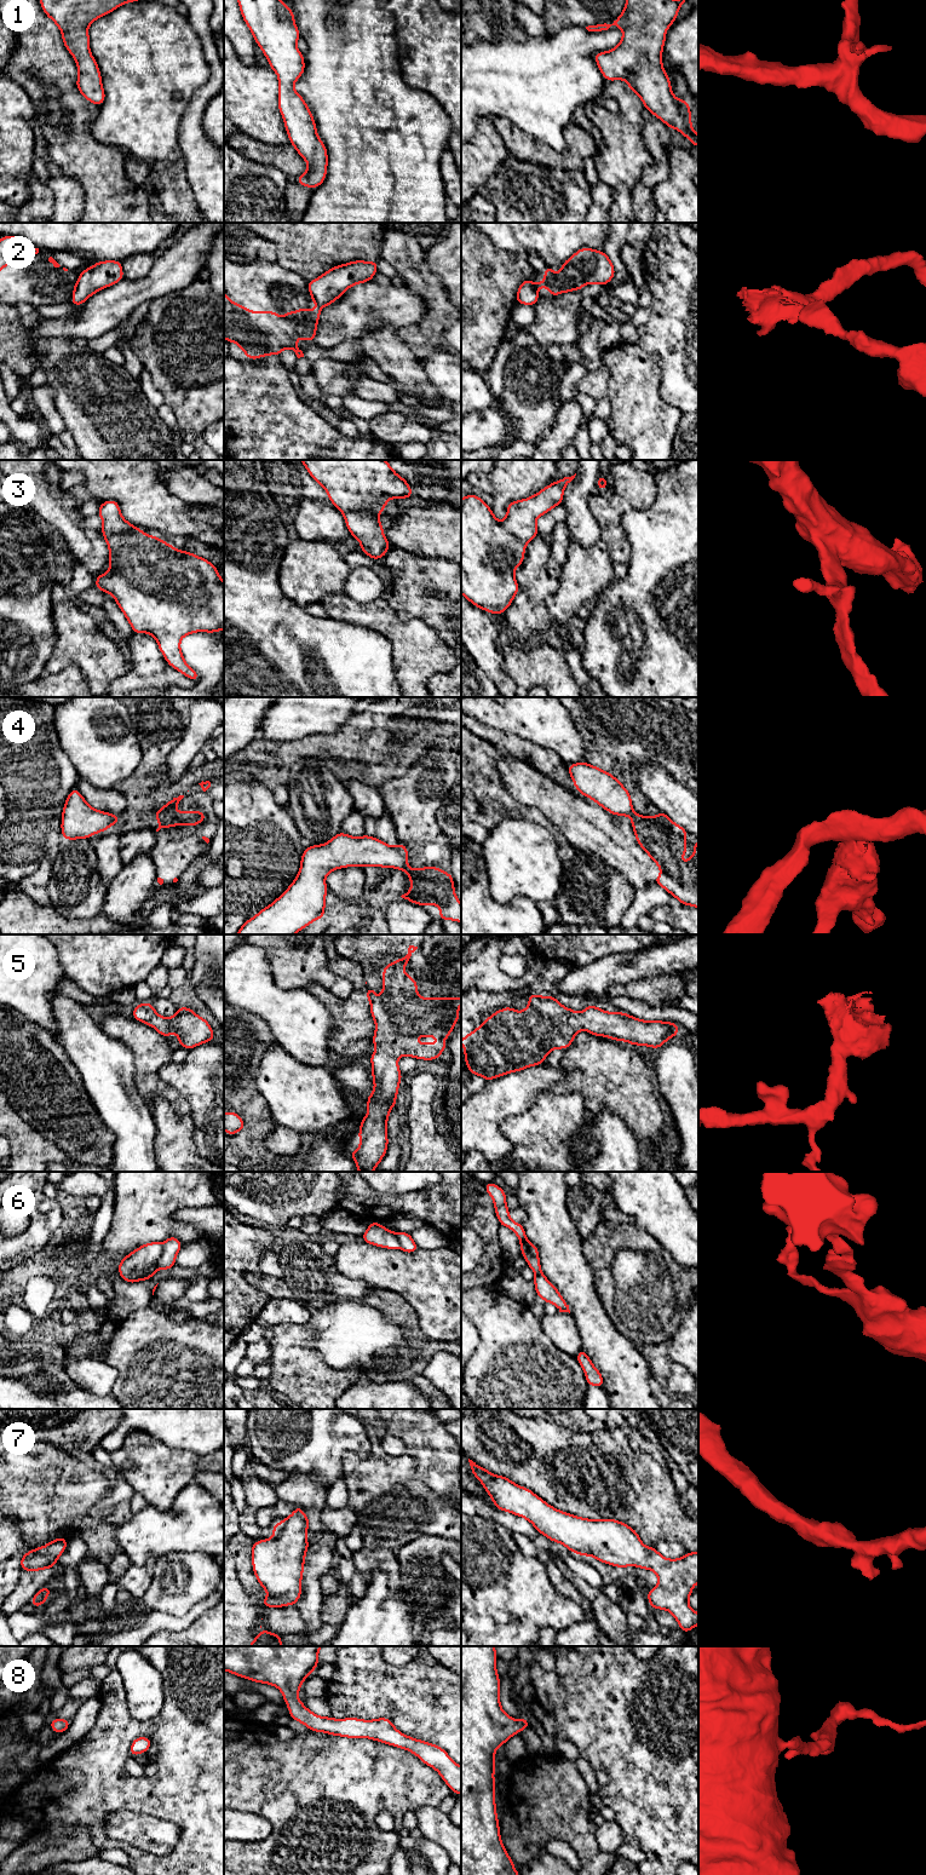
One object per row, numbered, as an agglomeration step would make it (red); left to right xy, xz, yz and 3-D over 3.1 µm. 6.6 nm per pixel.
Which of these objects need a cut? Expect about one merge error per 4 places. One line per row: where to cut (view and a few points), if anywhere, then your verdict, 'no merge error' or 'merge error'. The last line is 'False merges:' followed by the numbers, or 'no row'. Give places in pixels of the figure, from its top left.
1: no cut | no merge error
2: yz (533, 283), (536, 291) | merge error
3: no cut | no merge error
4: xy (177, 798), (177, 801), (171, 807), (155, 815) | merge error
5: no cut | no merge error
6: xy (162, 1243), (157, 1267) | merge error
7: no cut | no merge error
8: no cut | no merge error
False merges: 2, 4, 6

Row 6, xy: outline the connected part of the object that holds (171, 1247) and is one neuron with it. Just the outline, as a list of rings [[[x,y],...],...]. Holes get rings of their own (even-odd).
[[[168,1237],[162,1243],[162,1253],[157,1260],[157,1267],[161,1270],[169,1270],[176,1266],[176,1256],[182,1249],[183,1244],[177,1237]]]

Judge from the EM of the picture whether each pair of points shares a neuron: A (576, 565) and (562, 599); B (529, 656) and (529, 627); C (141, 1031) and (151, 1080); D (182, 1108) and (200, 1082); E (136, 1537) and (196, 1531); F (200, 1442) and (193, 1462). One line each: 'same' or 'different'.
A: same
B: different
C: same
D: different
E: same
F: different

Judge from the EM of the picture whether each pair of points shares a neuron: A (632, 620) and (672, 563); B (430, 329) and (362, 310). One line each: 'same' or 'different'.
A: same
B: different

